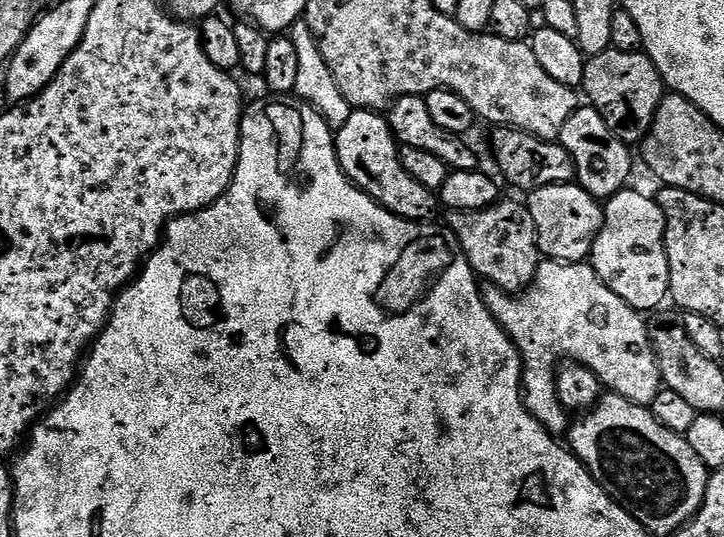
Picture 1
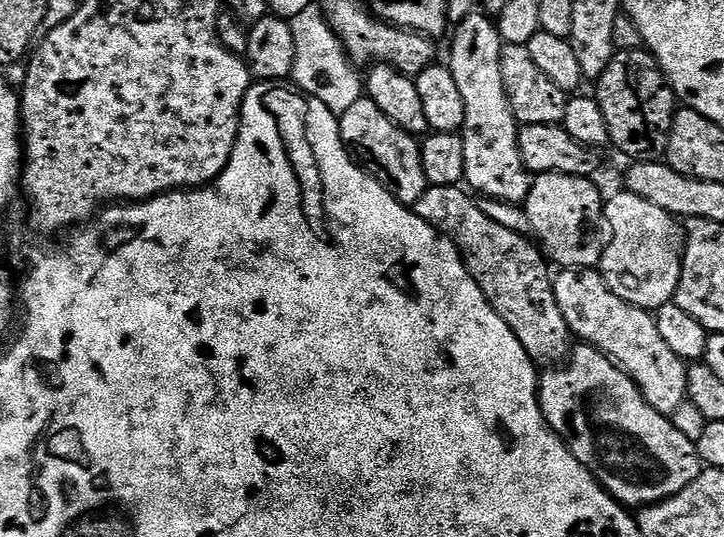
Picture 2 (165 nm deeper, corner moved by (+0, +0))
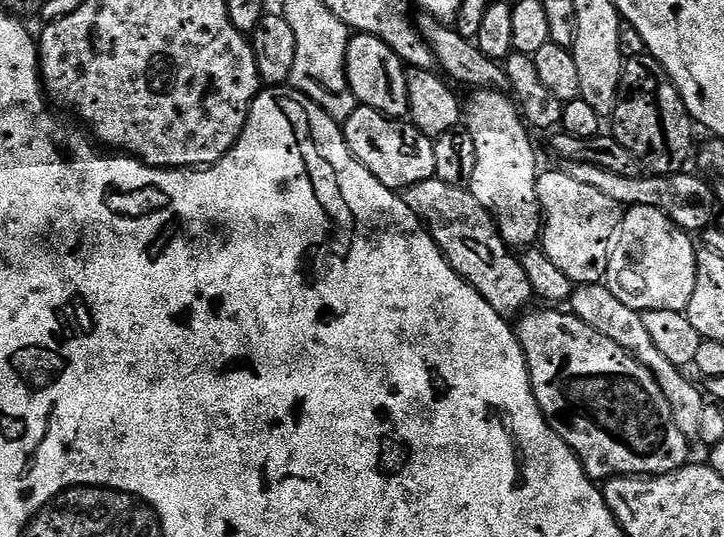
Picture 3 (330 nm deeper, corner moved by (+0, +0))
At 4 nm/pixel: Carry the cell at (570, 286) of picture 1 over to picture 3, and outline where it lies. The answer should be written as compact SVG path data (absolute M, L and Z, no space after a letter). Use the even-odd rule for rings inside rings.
M604 282L573 287L570 311L579 320L586 322L586 326L598 330L598 334L606 334L606 338L610 338L610 342L618 342L618 346L625 348L638 362L642 362L642 366L646 366L652 371L662 394L666 394L666 402L670 402L677 433L685 441L699 441L700 419L702 419L706 397L680 373L683 372L681 365L670 362L665 355L658 351L658 346L654 346L654 341L646 330L643 315L635 312L630 306L626 306L626 302L614 298L614 294Z

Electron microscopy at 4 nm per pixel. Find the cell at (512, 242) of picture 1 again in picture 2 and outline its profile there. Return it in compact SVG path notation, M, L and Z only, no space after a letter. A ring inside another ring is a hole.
M430 186L418 198L414 211L418 218L428 221L456 245L473 282L492 303L502 322L514 330L514 338L522 342L522 350L526 350L532 363L537 366L565 363L574 337L556 301L554 276L548 273L549 261L529 237L506 230L506 226L498 226L498 222L486 218L479 203L471 198L460 186Z

